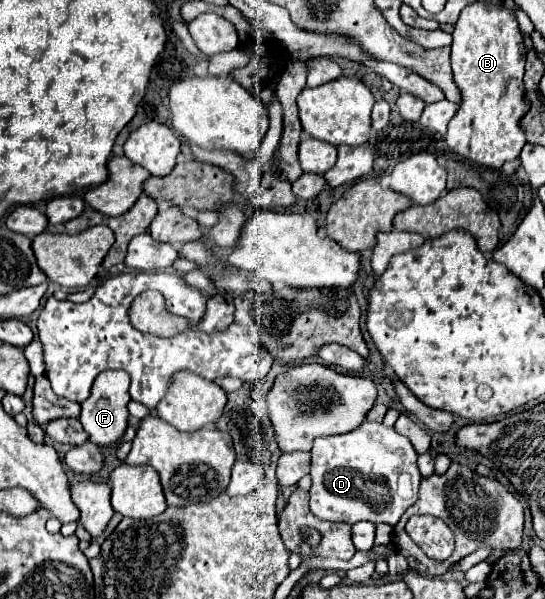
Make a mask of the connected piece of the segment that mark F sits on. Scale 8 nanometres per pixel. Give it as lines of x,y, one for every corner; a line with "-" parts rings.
125,371
99,373
99,377
93,383
91,395
81,403
81,415
79,415
83,429
89,433
89,441
97,445
115,445
117,439
123,437
127,429
127,417
129,417
127,403
131,401
129,383
131,379
127,377

